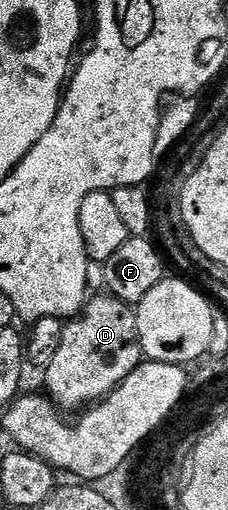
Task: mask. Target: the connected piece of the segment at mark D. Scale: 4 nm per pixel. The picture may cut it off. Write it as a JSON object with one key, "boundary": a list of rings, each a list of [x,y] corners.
{"boundary":[[[102,292],[99,298],[91,297],[87,301],[77,318],[63,325],[60,348],[52,356],[52,364],[44,368],[45,393],[63,411],[78,412],[109,396],[143,361],[142,345],[138,343],[137,309]]]}

